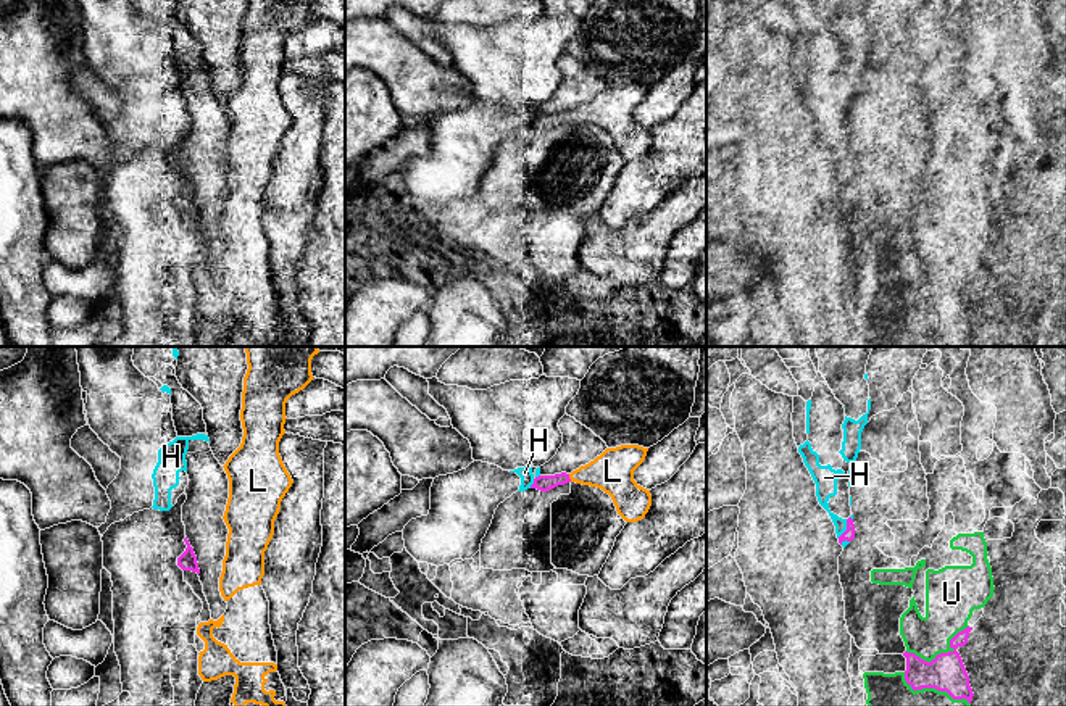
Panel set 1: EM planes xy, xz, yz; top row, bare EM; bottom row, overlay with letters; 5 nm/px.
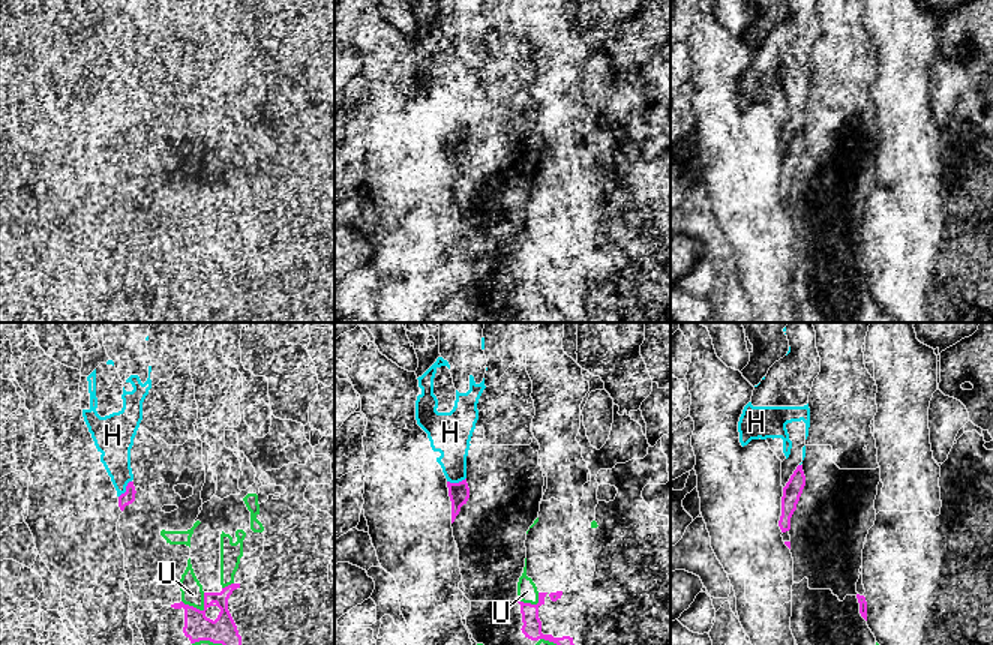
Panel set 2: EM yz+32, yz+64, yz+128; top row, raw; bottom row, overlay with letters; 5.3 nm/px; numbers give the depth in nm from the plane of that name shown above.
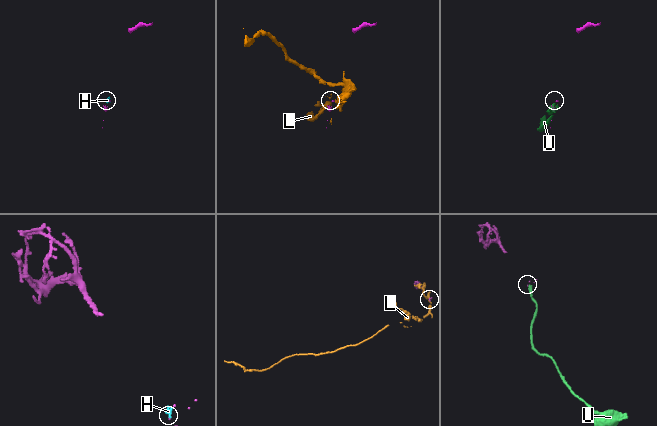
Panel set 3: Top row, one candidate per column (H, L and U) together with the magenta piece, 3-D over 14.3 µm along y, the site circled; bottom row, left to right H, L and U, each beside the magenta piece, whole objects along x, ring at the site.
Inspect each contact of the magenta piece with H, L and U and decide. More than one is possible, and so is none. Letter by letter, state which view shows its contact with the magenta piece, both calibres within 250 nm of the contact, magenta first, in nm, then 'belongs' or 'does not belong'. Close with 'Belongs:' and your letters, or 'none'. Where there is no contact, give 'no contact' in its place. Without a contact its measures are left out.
H: yz | 60/110 nm | does not belong
L: xz | 80/200 nm | does not belong
U: yz | 190/240 nm | belongs
Belongs: U

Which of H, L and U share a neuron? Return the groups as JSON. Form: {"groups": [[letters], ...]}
{"groups": [["H"], ["L"], ["U"]]}

